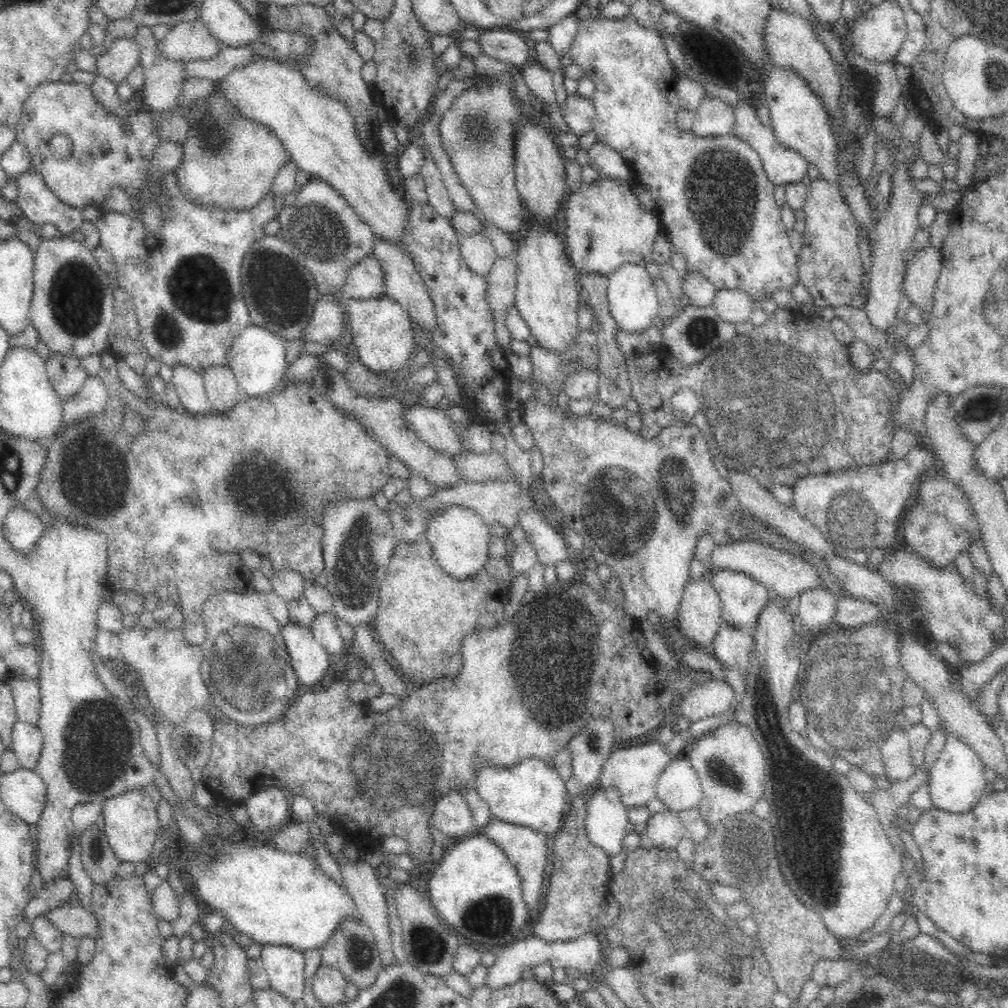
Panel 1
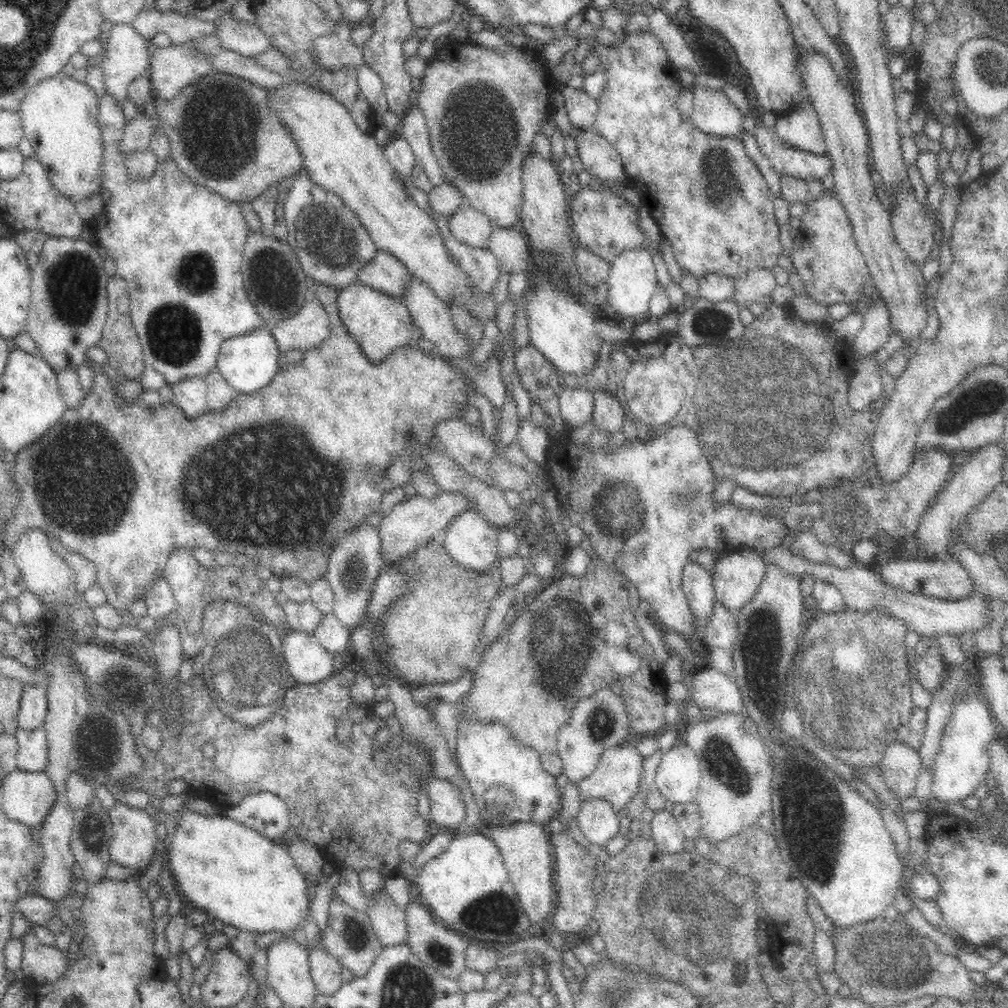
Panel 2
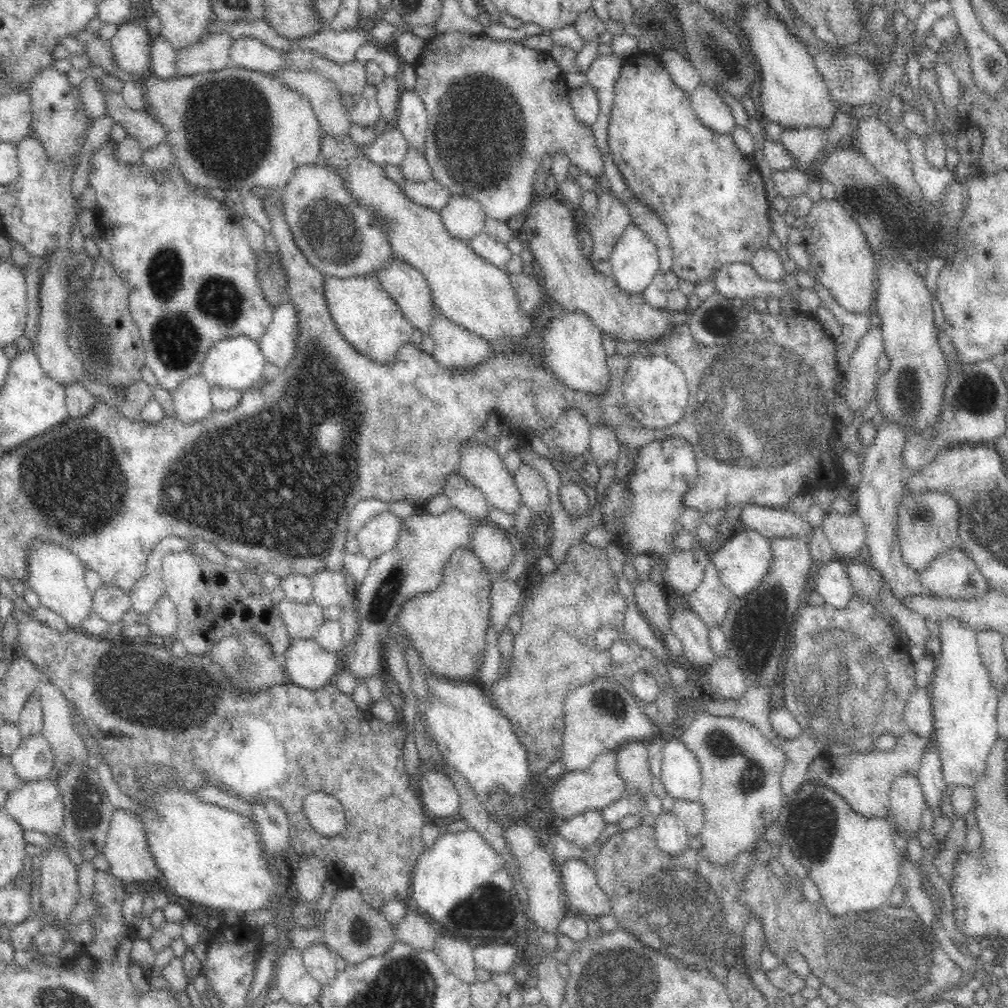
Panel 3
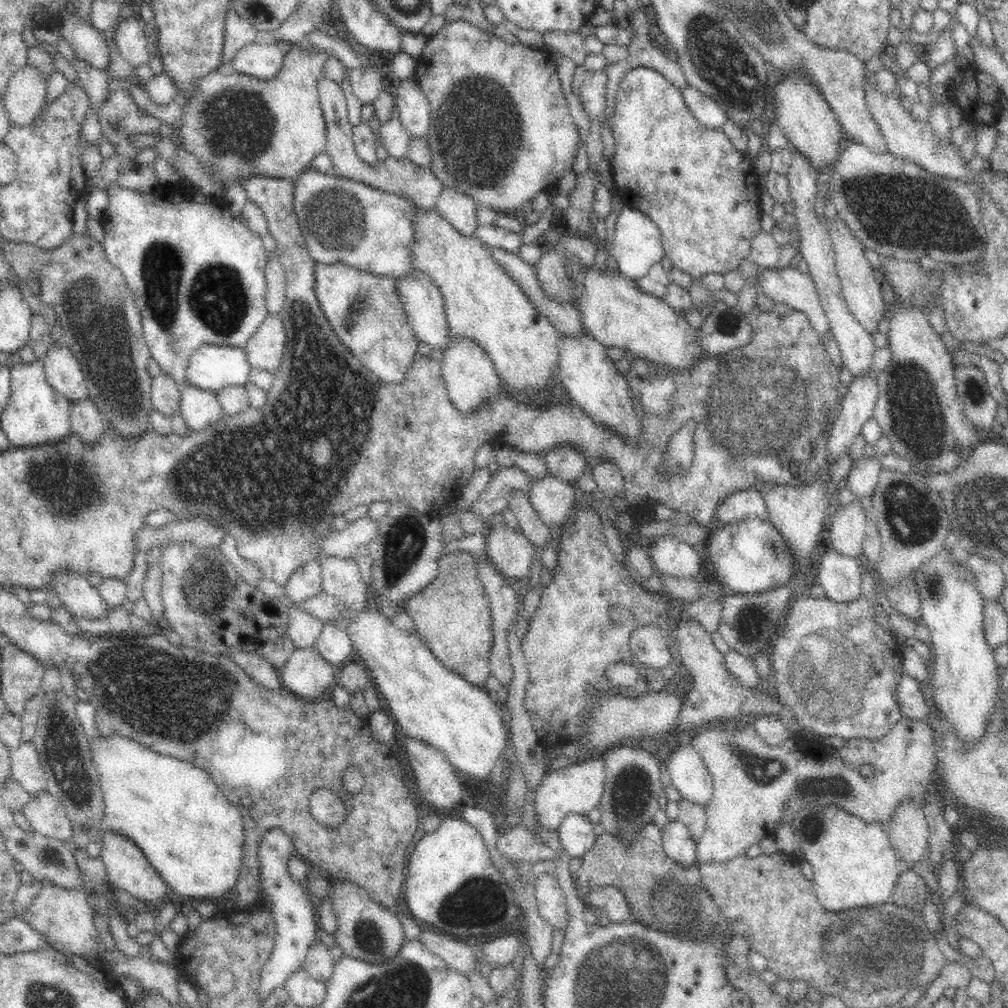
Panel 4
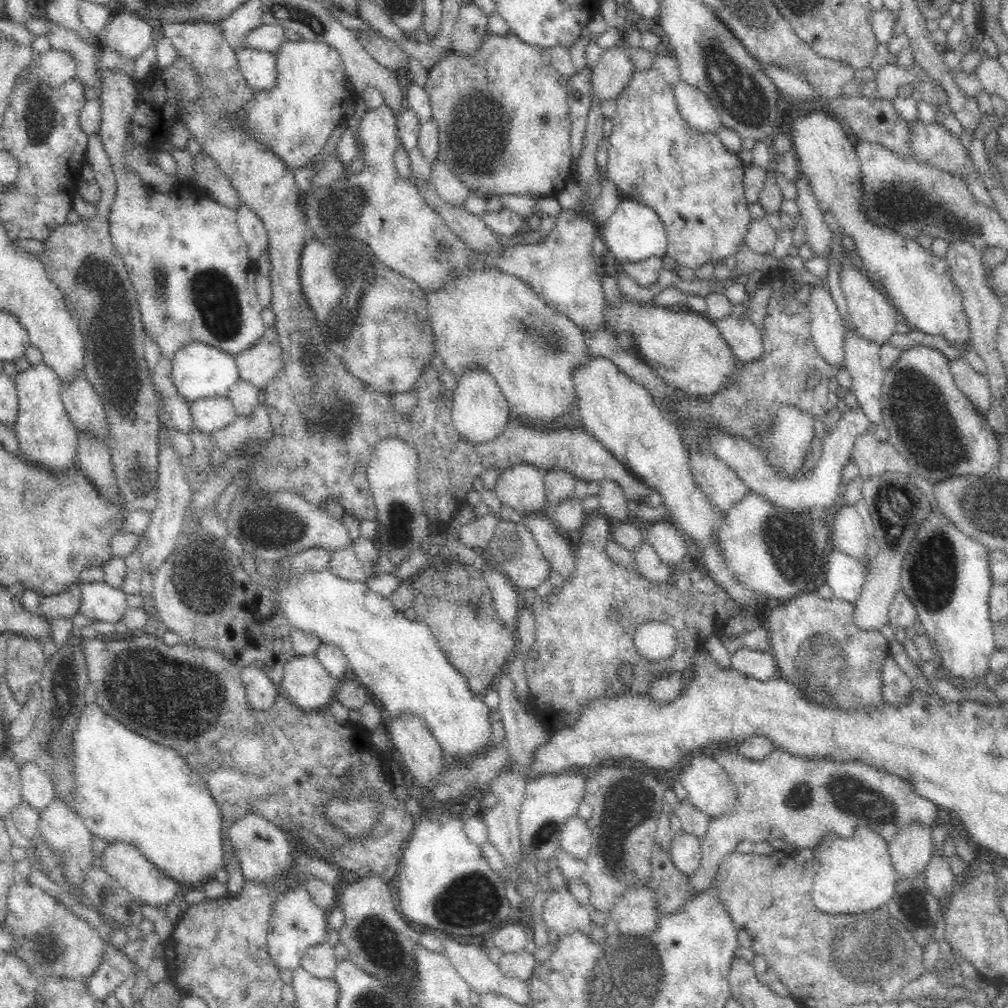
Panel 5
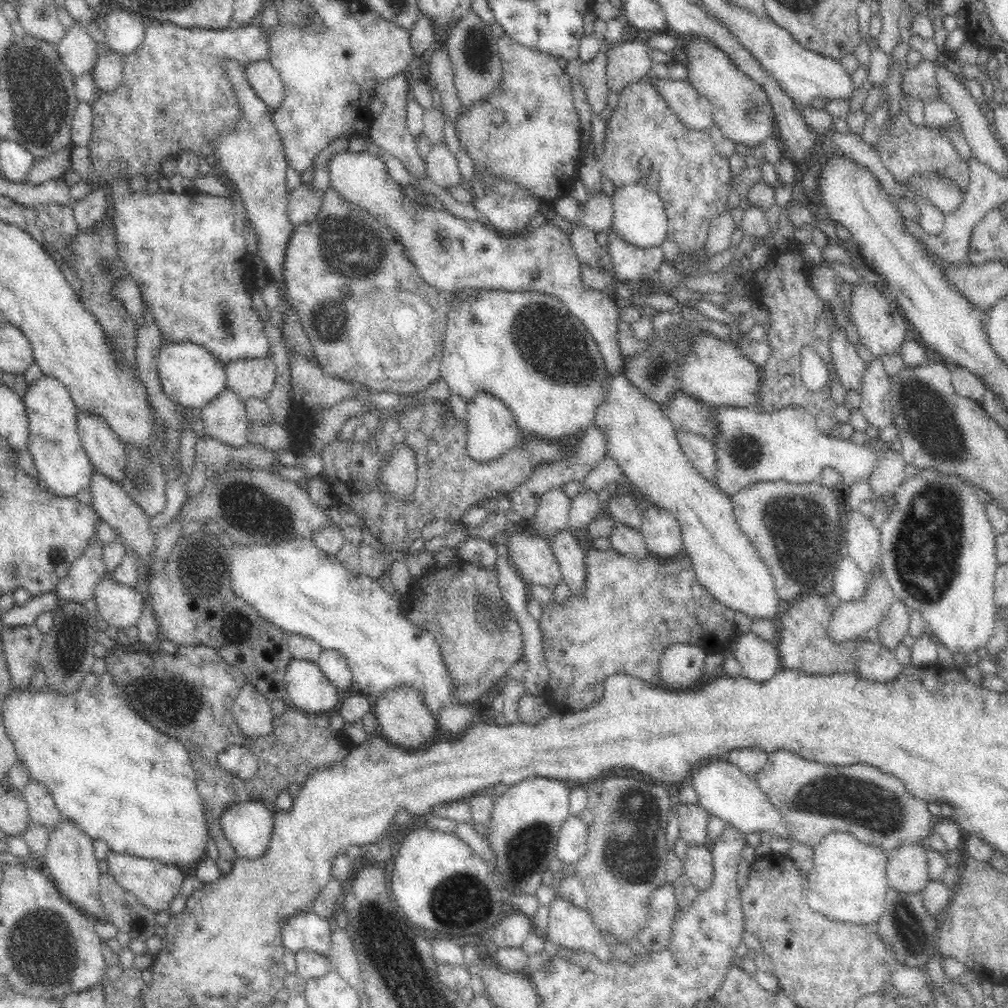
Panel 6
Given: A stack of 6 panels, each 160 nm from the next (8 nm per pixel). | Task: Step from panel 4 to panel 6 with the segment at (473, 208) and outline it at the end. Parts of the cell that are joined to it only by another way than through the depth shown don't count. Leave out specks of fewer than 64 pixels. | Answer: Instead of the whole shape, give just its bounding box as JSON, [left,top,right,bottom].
[425,144,466,193]

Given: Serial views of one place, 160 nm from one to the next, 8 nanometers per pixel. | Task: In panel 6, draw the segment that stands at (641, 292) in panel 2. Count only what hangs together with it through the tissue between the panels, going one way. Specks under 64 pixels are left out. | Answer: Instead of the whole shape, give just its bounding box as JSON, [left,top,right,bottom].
[610,181,667,248]

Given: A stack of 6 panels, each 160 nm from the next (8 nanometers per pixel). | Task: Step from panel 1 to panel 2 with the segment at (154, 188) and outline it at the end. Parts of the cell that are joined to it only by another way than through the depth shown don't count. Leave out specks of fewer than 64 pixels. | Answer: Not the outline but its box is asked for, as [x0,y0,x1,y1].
[18,72,105,204]

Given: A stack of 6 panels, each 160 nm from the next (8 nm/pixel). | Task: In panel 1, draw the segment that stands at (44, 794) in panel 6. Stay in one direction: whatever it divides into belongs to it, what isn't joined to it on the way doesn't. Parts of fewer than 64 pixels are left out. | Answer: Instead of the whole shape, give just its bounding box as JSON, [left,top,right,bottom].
[11,720,42,769]

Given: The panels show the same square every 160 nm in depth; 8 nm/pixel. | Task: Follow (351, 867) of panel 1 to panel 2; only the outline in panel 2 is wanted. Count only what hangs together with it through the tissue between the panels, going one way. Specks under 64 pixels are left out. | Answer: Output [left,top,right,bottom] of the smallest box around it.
[364,890,406,949]

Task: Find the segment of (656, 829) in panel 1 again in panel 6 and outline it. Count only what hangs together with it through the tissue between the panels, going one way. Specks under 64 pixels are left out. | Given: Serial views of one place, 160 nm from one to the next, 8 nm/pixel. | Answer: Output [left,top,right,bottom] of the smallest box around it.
[682,845,713,891]

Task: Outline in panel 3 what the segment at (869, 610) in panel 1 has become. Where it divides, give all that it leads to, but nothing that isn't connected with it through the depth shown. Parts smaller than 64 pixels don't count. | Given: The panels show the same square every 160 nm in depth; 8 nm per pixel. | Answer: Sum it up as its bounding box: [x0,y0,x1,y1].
[915,546,989,600]

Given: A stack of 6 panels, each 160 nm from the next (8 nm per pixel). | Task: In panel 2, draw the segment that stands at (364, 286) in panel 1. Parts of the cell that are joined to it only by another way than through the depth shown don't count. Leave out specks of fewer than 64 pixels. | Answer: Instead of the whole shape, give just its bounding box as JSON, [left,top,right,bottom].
[264,76,497,321]

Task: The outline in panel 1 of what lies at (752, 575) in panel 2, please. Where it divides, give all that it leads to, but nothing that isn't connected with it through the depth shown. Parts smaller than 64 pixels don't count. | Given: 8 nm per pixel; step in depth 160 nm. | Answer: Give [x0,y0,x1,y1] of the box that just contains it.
[709,571,770,630]

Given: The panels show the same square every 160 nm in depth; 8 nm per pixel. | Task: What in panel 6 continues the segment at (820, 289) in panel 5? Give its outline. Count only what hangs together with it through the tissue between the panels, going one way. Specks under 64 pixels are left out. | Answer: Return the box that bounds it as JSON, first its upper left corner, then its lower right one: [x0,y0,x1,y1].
[823,302,865,391]

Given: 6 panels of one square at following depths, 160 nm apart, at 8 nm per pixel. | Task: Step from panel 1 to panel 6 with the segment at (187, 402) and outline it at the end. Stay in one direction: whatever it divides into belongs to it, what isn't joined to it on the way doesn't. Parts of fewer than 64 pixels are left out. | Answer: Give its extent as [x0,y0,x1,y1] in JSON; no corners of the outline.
[199,388,249,446]

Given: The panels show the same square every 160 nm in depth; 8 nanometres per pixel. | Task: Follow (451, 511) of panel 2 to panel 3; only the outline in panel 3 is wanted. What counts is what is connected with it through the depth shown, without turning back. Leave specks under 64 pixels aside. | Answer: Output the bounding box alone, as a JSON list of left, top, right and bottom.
[356,511,404,562]

